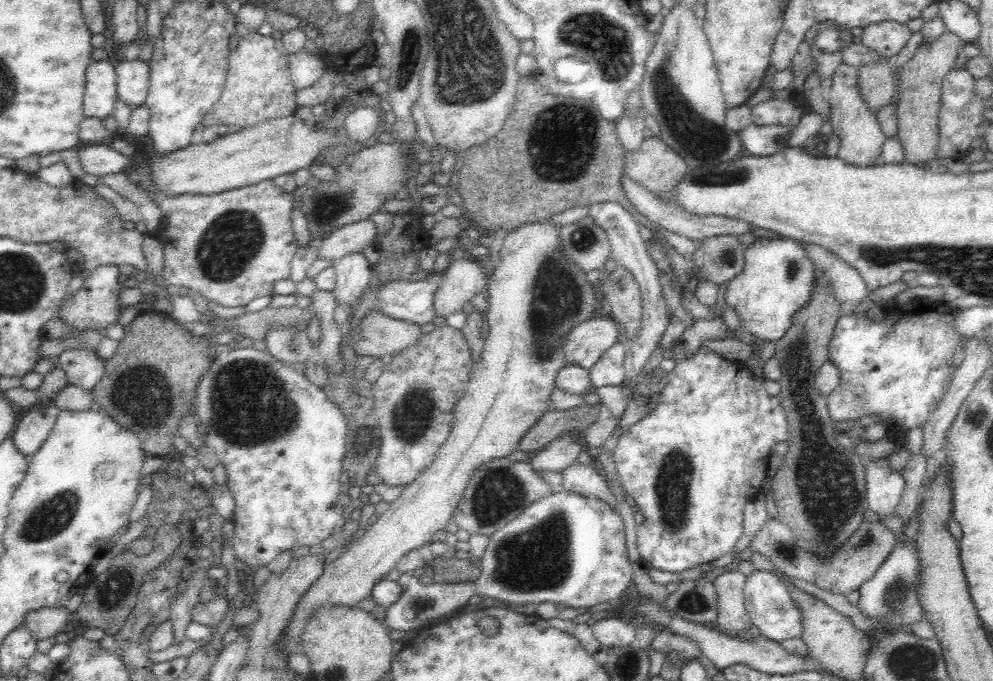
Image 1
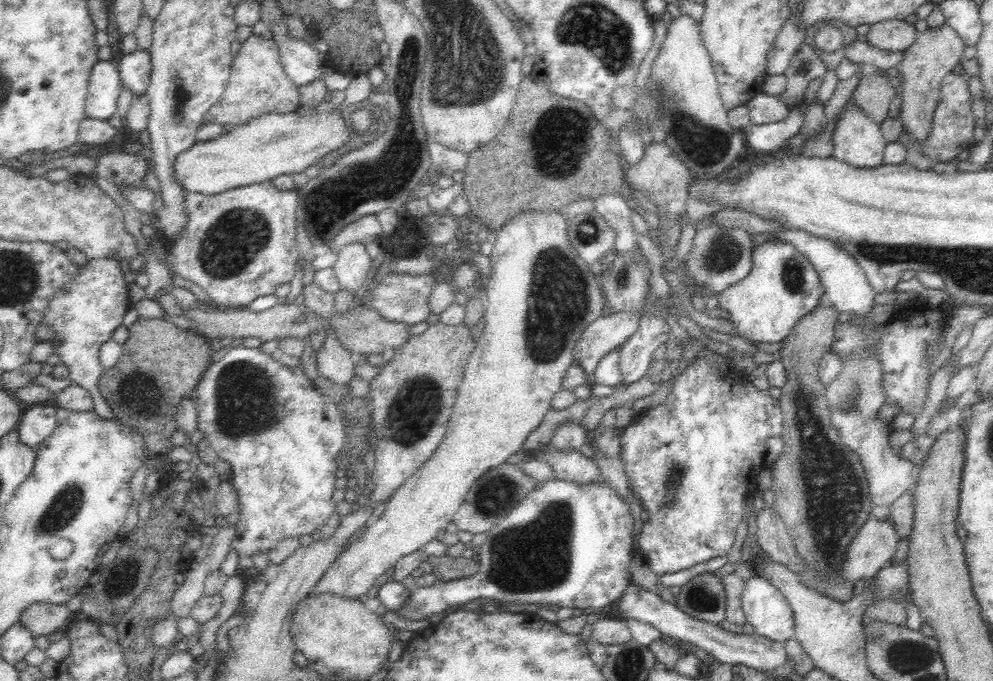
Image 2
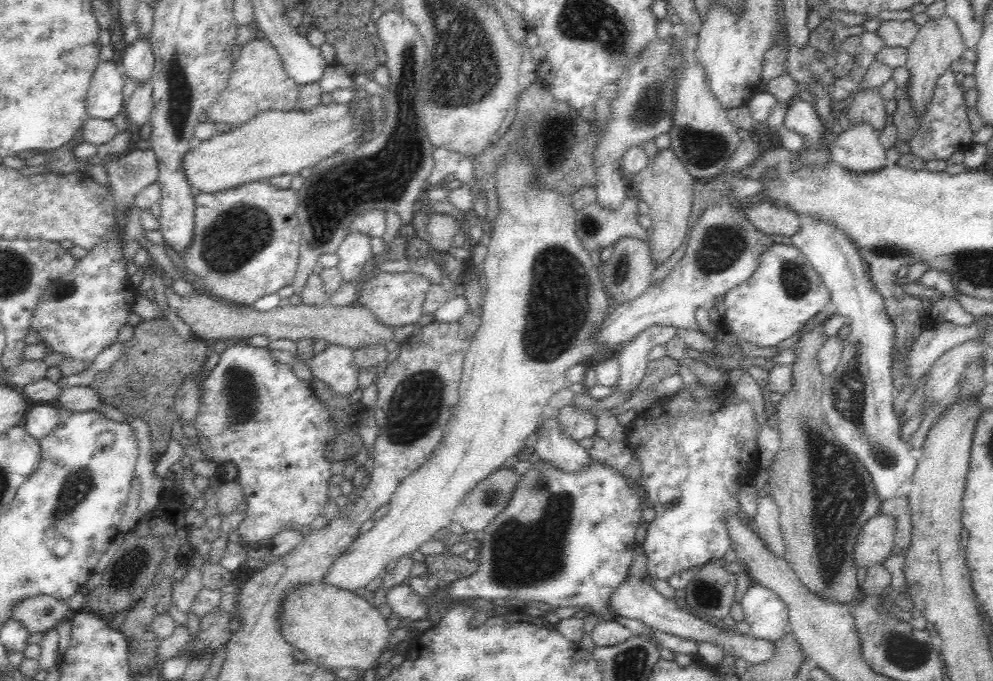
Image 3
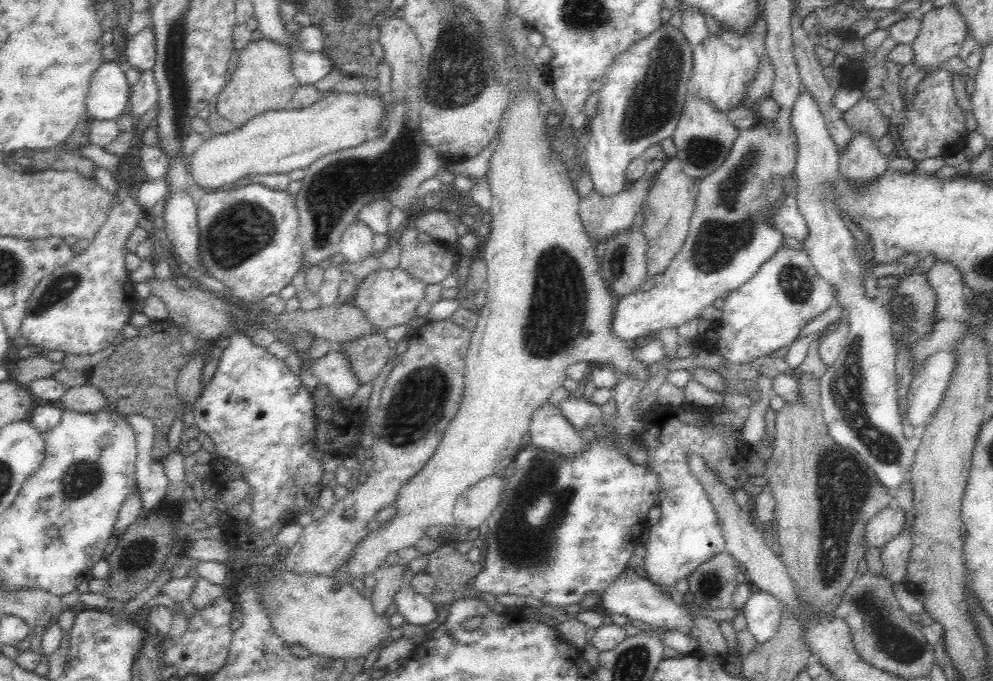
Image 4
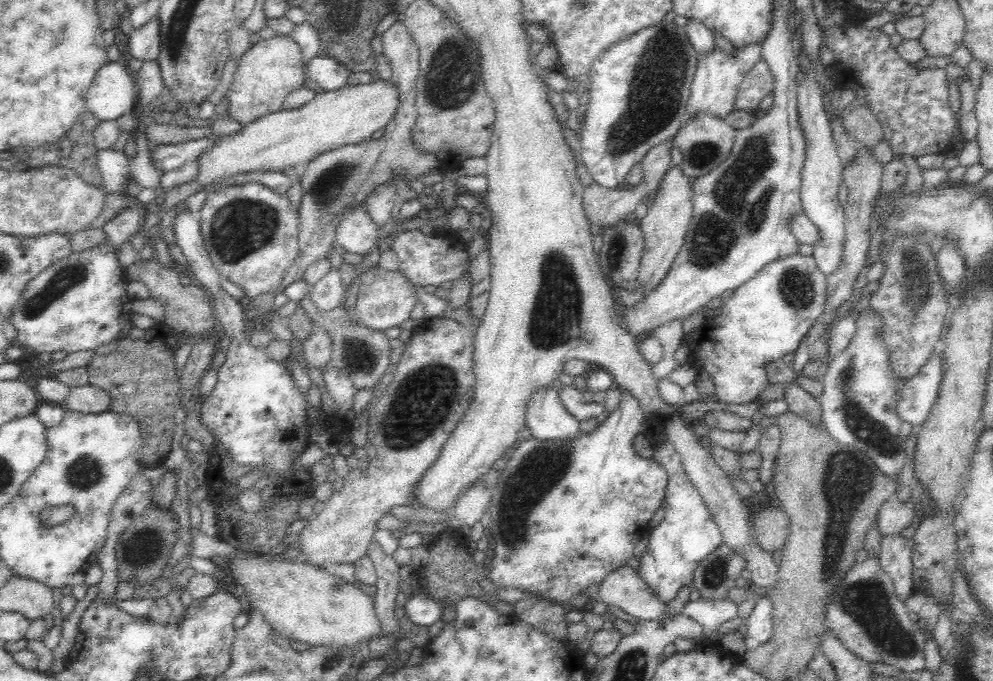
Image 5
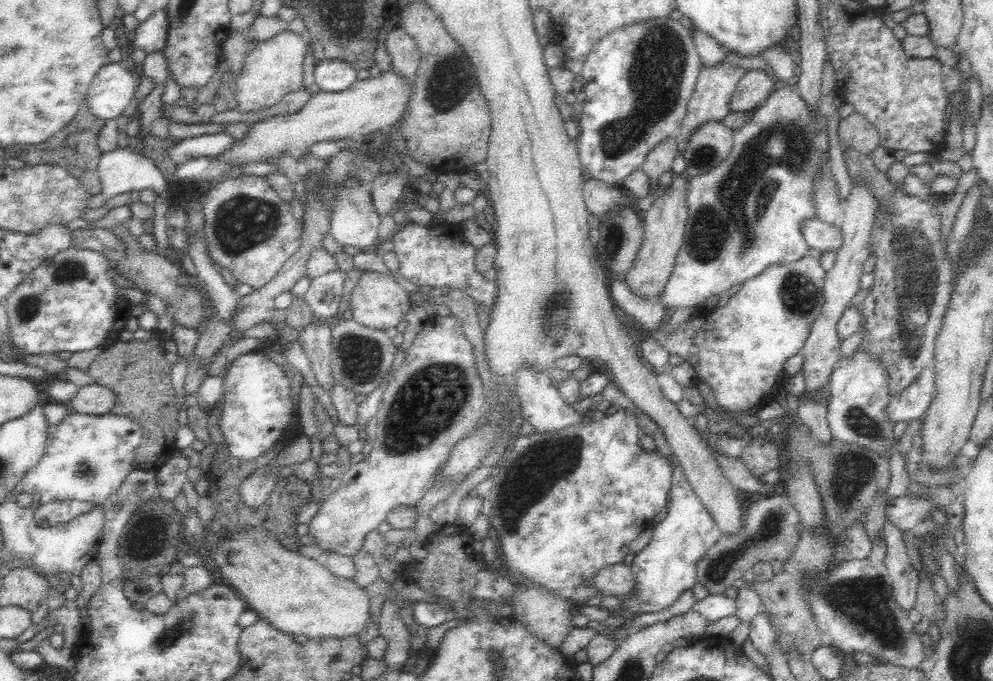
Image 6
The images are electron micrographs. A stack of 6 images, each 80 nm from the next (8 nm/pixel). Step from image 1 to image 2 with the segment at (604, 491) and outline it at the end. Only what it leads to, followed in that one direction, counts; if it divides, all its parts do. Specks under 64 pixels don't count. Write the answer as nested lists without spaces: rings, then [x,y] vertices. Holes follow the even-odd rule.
[[[543,449],[542,454],[558,479],[580,485],[593,485],[604,481],[594,461],[584,457],[580,451],[564,454],[564,451]]]

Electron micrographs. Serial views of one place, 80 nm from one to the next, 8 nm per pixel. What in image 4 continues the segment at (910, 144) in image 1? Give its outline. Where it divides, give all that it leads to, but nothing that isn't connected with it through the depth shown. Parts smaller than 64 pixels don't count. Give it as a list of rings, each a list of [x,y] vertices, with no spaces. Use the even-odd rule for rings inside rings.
[[[950,3],[946,8],[930,10],[921,22],[921,30],[912,41],[912,64],[924,70],[923,78],[939,71],[952,57],[959,56],[967,23]]]

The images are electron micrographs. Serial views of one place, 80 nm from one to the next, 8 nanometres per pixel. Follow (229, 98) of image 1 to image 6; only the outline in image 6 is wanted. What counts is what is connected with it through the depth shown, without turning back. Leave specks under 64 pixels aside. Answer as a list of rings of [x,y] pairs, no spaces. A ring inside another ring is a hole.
[[[286,30],[264,42],[257,42],[256,47],[246,54],[244,64],[235,76],[234,108],[244,113],[255,113],[278,104],[284,95],[303,87],[306,42],[302,39]]]

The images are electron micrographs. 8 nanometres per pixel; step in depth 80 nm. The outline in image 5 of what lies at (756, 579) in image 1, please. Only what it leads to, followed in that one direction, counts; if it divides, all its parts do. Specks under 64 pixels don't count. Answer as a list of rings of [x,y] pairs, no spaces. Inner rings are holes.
[[[757,596],[750,616],[746,618],[748,637],[754,638],[758,644],[769,643],[774,632],[772,620],[772,599],[767,596]]]

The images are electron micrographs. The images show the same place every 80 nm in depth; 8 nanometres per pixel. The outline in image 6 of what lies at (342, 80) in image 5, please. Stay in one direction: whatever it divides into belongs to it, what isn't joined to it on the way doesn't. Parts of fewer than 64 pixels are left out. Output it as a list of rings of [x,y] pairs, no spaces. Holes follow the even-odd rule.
[[[334,58],[318,60],[313,70],[316,89],[340,92],[348,88],[357,76],[357,68]]]

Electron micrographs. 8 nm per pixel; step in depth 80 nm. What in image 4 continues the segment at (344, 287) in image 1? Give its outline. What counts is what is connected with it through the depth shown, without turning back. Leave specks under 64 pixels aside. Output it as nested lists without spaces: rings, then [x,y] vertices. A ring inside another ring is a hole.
[[[354,221],[339,238],[338,253],[344,258],[344,263],[356,263],[377,253],[372,250],[374,232],[362,221]]]

